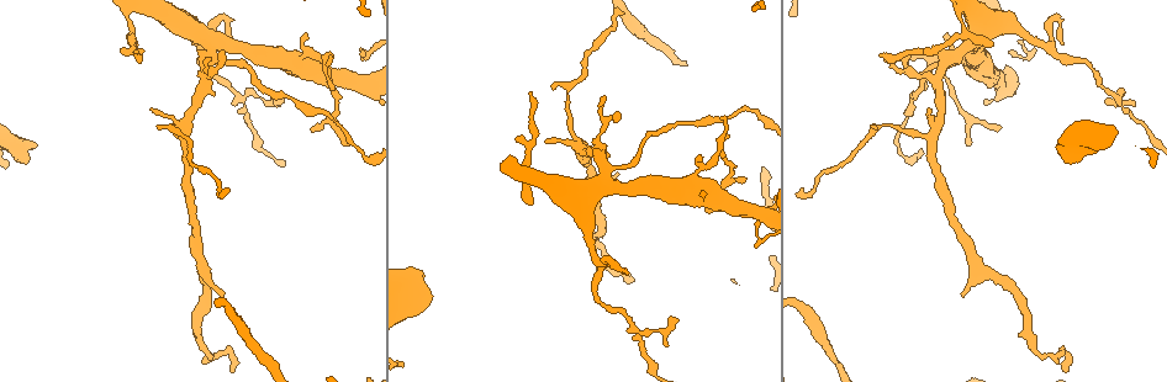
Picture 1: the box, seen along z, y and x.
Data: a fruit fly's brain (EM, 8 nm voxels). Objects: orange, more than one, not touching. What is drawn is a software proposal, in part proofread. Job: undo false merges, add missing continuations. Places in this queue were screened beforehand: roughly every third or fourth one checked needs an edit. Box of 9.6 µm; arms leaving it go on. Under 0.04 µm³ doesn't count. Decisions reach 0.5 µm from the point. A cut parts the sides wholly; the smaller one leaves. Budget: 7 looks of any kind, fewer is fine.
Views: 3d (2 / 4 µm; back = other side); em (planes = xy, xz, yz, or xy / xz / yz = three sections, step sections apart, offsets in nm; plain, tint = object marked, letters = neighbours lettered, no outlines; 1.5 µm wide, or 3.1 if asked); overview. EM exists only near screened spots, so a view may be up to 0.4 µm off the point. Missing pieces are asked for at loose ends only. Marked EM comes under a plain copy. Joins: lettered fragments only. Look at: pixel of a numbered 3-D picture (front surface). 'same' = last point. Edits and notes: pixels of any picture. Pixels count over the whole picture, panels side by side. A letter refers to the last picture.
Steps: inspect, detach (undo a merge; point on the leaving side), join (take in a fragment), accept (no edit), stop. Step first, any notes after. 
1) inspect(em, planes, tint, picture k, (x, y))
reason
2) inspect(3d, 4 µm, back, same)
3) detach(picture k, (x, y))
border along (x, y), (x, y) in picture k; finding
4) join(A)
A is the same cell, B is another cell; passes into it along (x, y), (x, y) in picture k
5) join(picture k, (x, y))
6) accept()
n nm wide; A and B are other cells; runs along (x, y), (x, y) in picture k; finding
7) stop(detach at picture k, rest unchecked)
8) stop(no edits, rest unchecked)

inspect(em, planes, tint, picture 1, (304, 35))
branch stops here

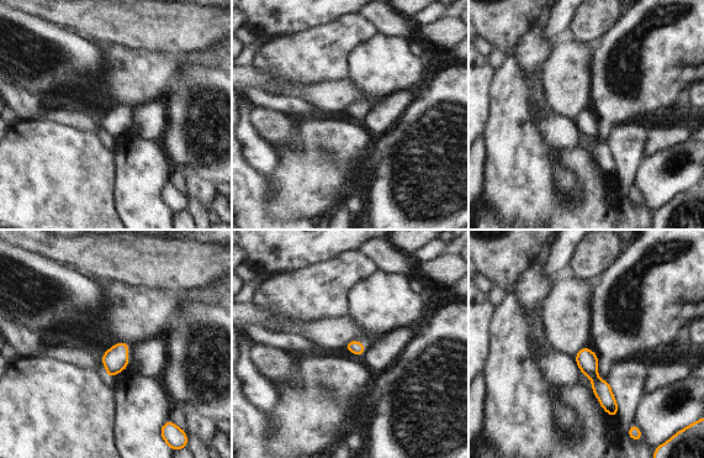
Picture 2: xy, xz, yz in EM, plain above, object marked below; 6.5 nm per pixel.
inspect(em, planes, letters, same)
see the neighbours

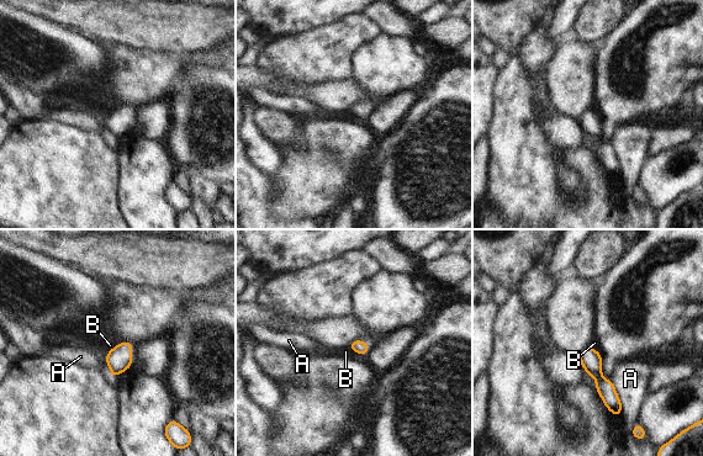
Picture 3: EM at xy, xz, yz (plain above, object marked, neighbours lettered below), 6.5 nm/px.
accept()
A and B are other cells; runs along (587, 350), (595, 372), (617, 412) in picture 3; no lettered fragment goes on from it

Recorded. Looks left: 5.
inspect(em, planes, letters, picture 1, (705, 209))
branch stops here

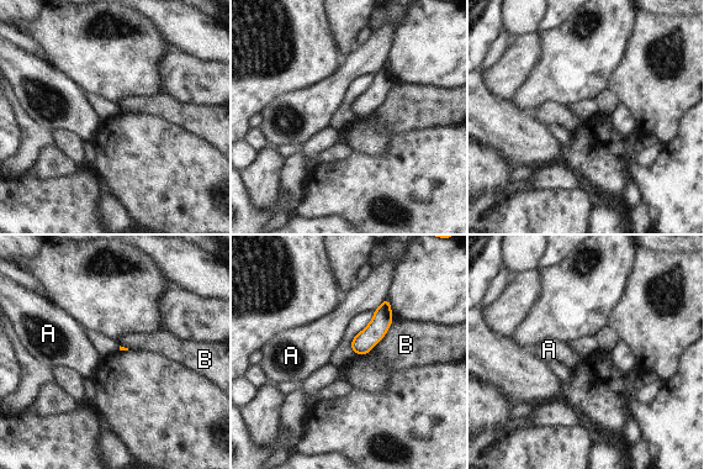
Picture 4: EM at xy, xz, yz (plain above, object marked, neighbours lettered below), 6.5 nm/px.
accept()
A and B are other cells; border along (386, 296), (374, 311) in picture 4; no lettered fragment goes on from it

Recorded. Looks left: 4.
inspect(3d, 2 µm, picture 1, (1106, 100))
thin end

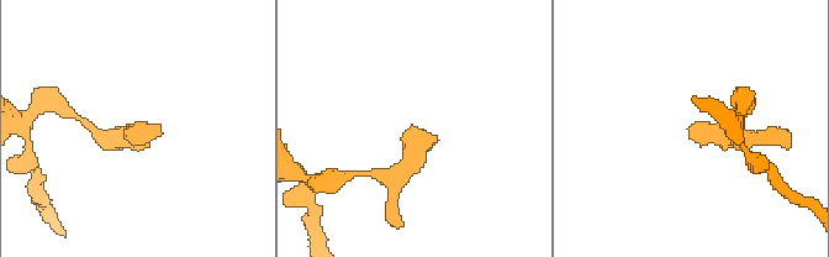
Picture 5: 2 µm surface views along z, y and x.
inspect(em, xy, step 8, letters, picture 5, (132, 135))

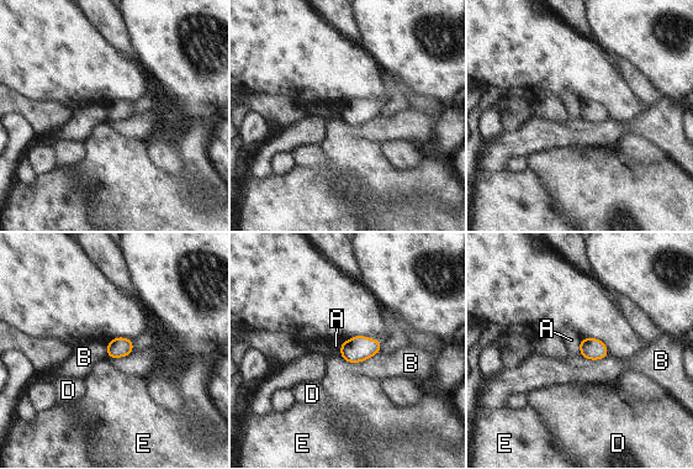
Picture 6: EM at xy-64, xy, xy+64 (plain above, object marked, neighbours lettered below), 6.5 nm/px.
inspect(em, planes, letters, same)
cut it another way

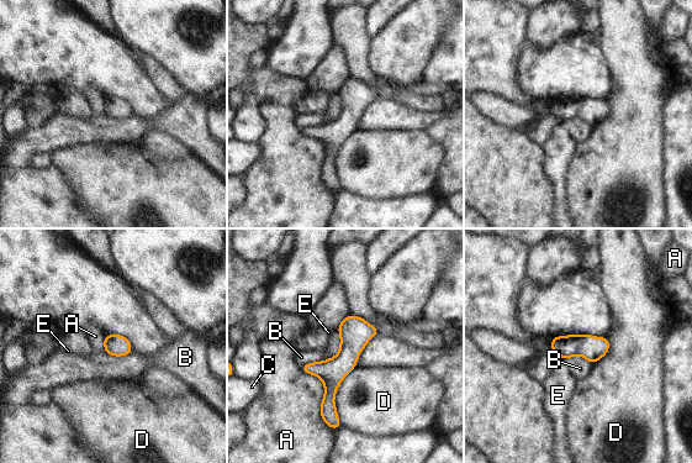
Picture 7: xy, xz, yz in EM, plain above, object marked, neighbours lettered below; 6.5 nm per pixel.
accept()
140 nm wide; A, B, C, D and E are other cells; border along (102, 350), (114, 356), (132, 353) in picture 7; no lettered fragment goes on from it

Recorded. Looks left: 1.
stop(no edits, rest unchecked)

